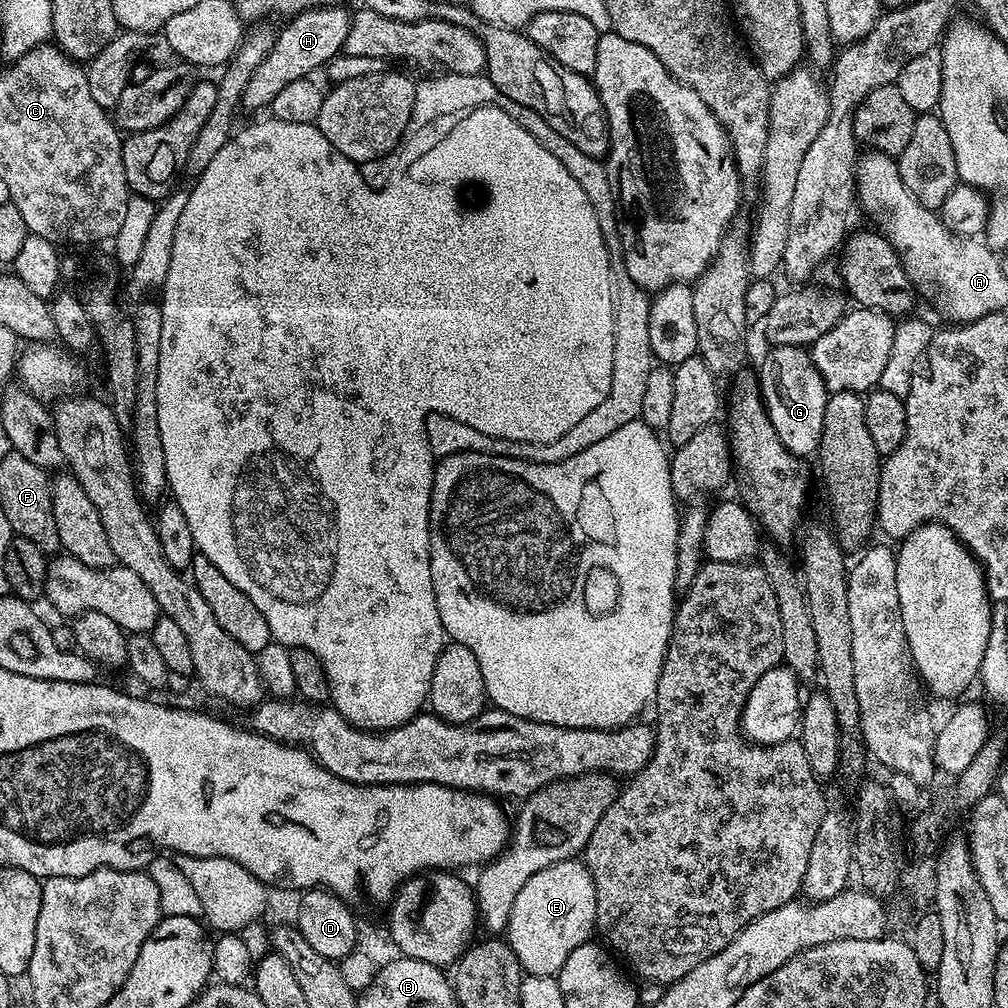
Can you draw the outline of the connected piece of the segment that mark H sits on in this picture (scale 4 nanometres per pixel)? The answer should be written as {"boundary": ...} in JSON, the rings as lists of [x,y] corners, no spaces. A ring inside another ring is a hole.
{"boundary":[[[339,6],[311,8],[291,17],[285,23],[288,25],[277,31],[270,54],[264,59],[262,66],[258,66],[254,78],[250,78],[244,91],[243,107],[267,109],[274,94],[278,94],[278,90],[283,90],[289,82],[311,77],[316,74],[312,72],[318,71],[319,68],[321,71],[332,59],[343,53],[346,34],[350,34],[351,21],[349,9]]]}

